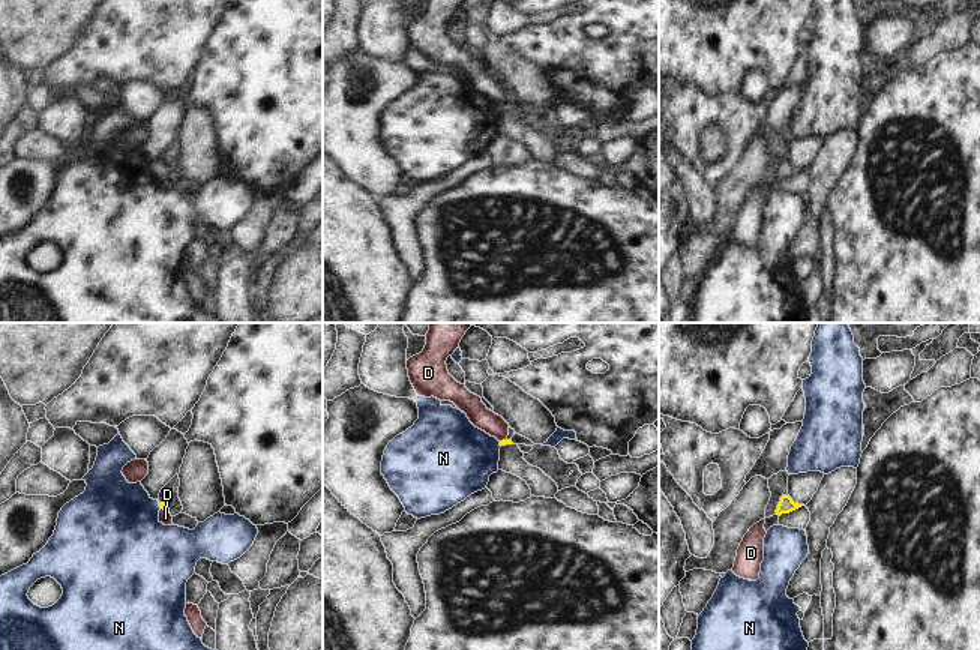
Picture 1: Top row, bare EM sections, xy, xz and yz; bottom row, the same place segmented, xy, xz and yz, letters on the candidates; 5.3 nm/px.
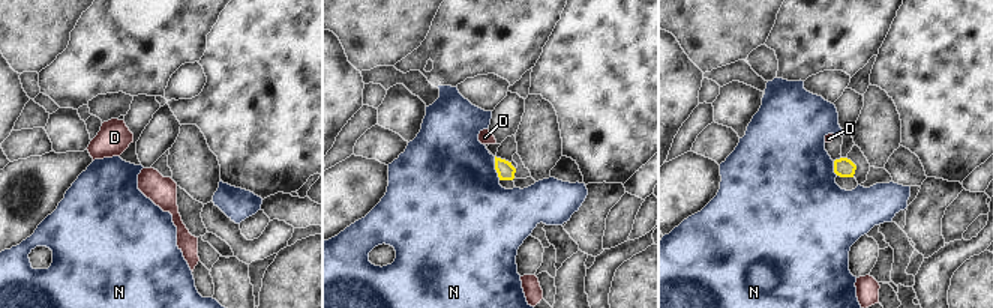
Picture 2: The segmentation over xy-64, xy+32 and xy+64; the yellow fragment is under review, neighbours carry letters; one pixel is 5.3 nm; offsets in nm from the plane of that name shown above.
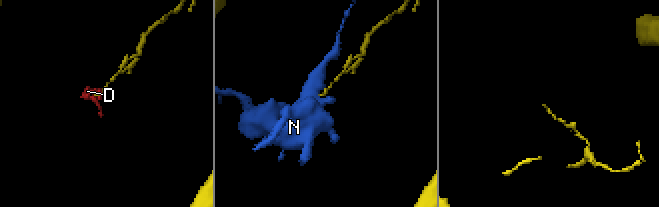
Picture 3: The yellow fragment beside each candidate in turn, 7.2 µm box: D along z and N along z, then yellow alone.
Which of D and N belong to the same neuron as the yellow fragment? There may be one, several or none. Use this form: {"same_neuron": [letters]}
{"same_neuron": []}

